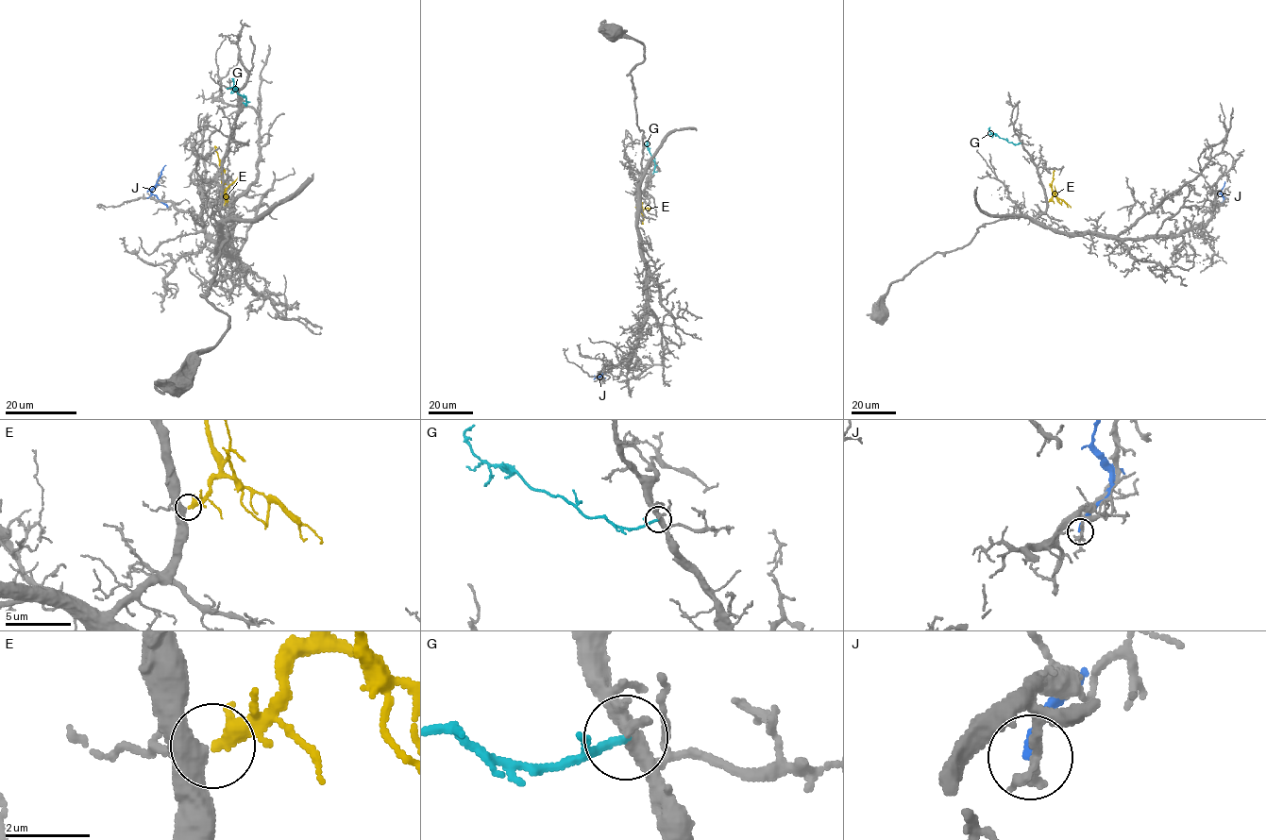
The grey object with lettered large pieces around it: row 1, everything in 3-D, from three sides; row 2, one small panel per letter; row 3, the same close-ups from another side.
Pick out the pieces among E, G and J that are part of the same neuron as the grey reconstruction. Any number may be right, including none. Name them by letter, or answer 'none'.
E

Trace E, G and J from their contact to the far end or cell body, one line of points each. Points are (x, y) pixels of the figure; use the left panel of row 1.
E: (221, 196), (224, 193), (221, 168), (213, 146)
G: (243, 102), (245, 104), (246, 97), (235, 90), (235, 76)
J: (167, 208), (151, 193), (165, 164)

